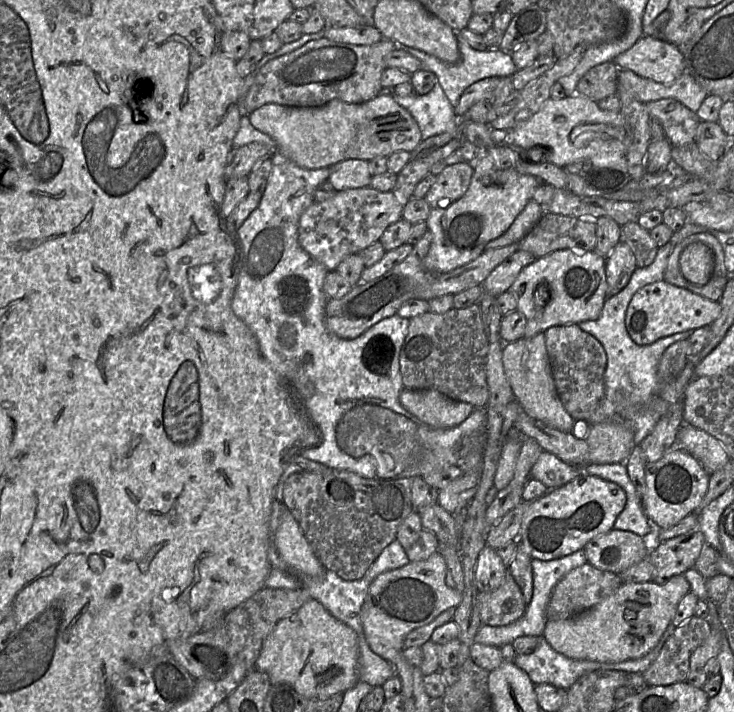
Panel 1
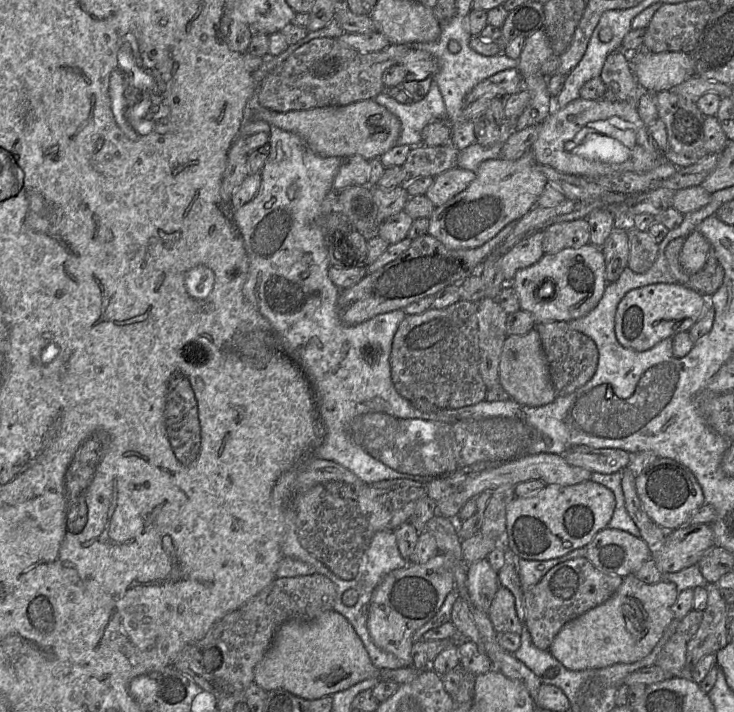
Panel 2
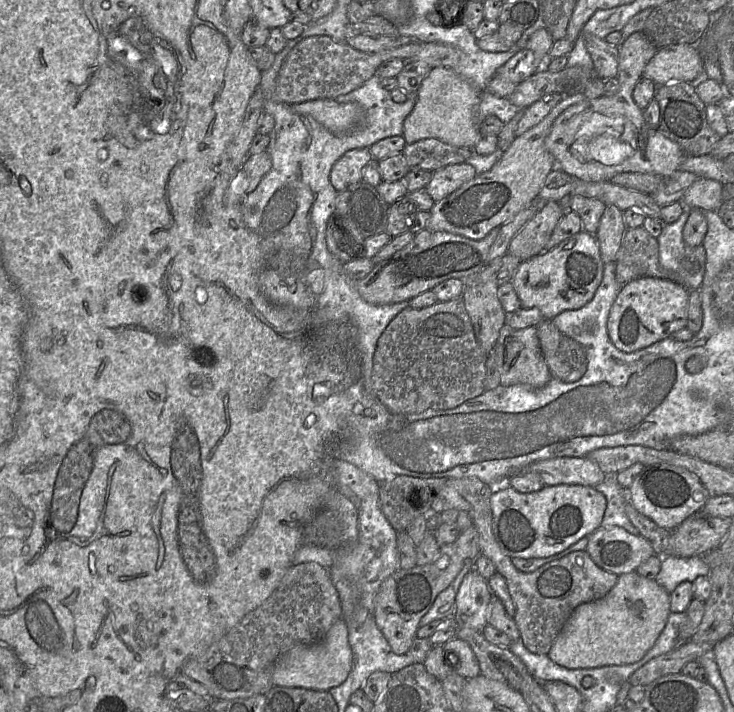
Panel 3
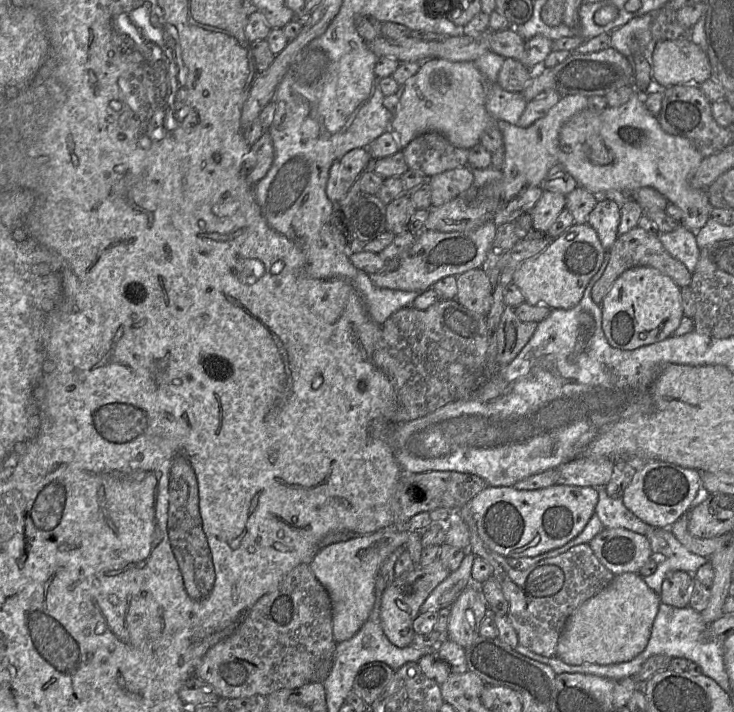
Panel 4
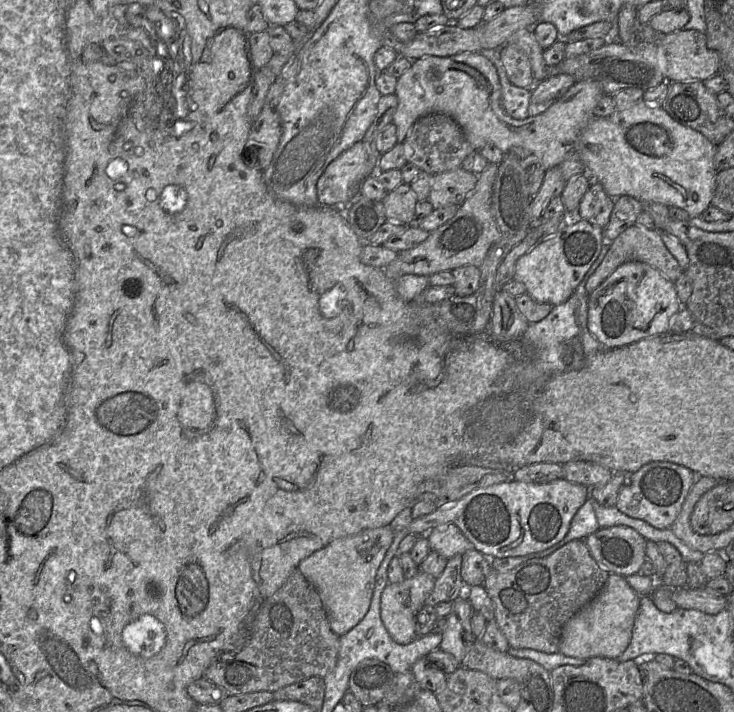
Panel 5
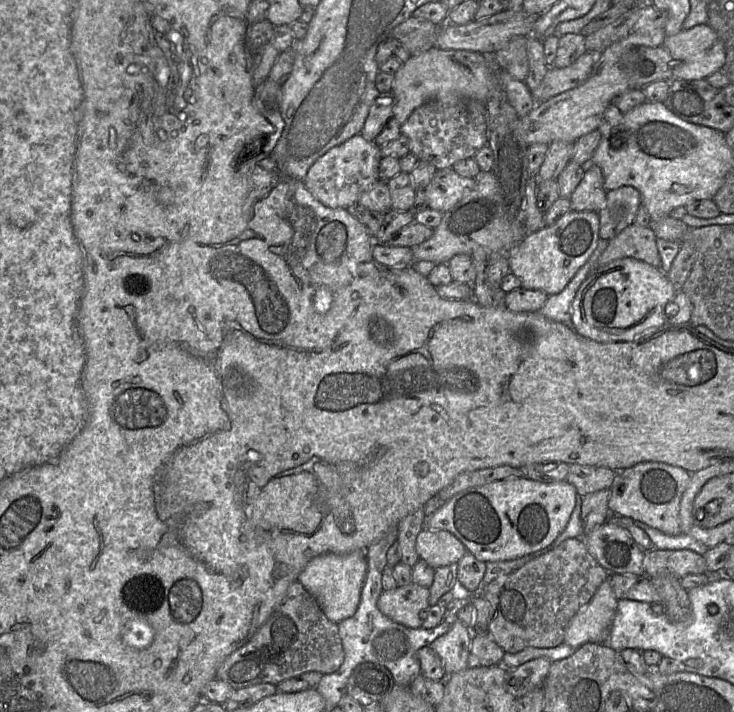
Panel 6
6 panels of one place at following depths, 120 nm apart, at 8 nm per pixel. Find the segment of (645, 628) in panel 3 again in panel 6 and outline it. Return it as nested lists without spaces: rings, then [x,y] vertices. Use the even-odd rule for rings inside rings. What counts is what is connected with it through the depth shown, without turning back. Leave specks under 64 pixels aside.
[[[606,579],[597,588],[591,600],[583,605],[569,622],[565,631],[564,643],[574,649],[586,643],[606,644],[617,605],[618,599],[614,594],[609,580]]]

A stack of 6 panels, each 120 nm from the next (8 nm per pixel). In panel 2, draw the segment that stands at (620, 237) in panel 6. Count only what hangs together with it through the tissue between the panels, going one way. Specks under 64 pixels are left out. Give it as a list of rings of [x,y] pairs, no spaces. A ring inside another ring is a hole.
[[[626,224],[629,240],[627,268],[635,273],[645,273],[656,261],[659,245],[648,231],[640,231]]]

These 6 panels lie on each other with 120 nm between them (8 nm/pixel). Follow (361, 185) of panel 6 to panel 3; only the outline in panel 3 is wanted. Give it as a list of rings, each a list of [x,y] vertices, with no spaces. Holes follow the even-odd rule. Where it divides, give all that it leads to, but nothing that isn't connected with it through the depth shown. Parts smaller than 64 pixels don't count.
[[[367,148],[348,151],[337,160],[330,173],[330,182],[337,193],[344,192],[349,186],[362,182],[363,168],[372,160]]]

